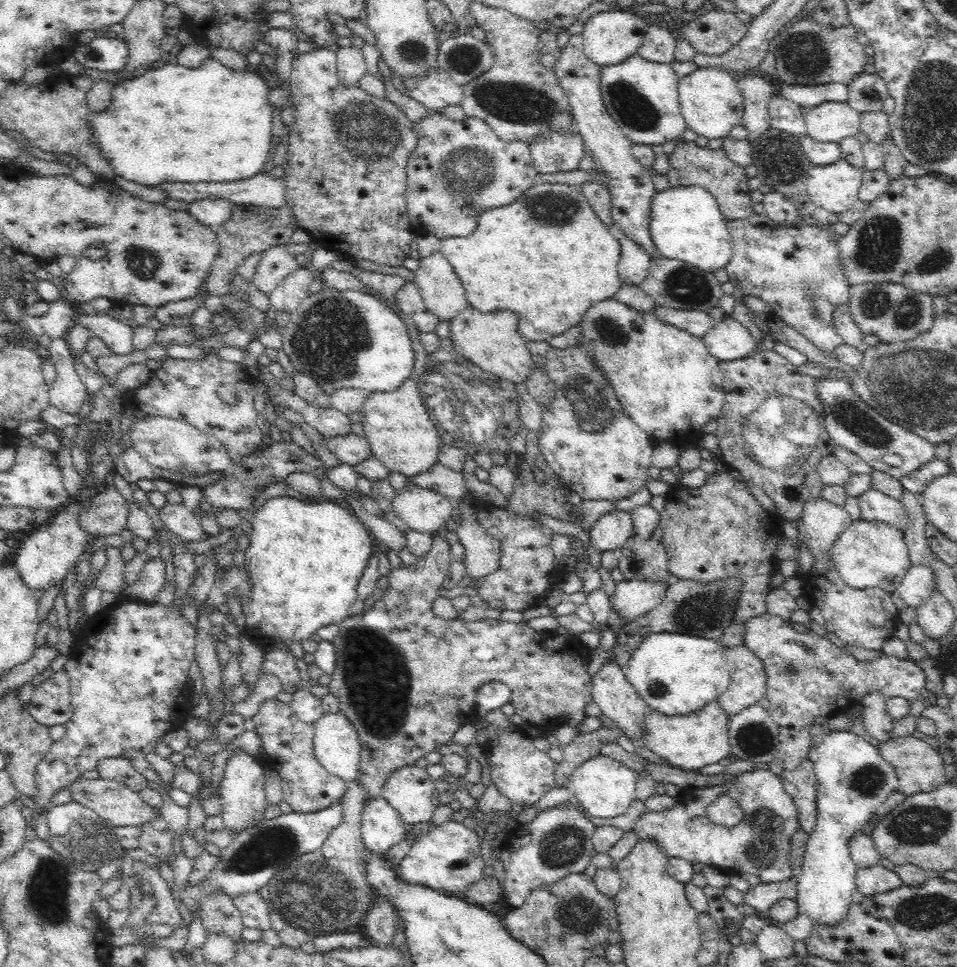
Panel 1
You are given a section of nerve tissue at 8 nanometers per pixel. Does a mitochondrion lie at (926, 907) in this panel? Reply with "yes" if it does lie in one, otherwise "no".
yes

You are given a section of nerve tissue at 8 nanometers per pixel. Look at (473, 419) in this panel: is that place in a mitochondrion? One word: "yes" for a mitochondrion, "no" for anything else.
yes

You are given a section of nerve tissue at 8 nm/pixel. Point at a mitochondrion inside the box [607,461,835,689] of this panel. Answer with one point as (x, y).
(708, 610)

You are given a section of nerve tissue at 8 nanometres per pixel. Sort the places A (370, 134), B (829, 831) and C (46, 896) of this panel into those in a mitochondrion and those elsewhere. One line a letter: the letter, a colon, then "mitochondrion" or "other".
A: mitochondrion
B: other
C: mitochondrion

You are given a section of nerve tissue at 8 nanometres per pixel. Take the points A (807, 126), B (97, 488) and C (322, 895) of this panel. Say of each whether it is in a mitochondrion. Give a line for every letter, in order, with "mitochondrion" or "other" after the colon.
A: other
B: other
C: mitochondrion

